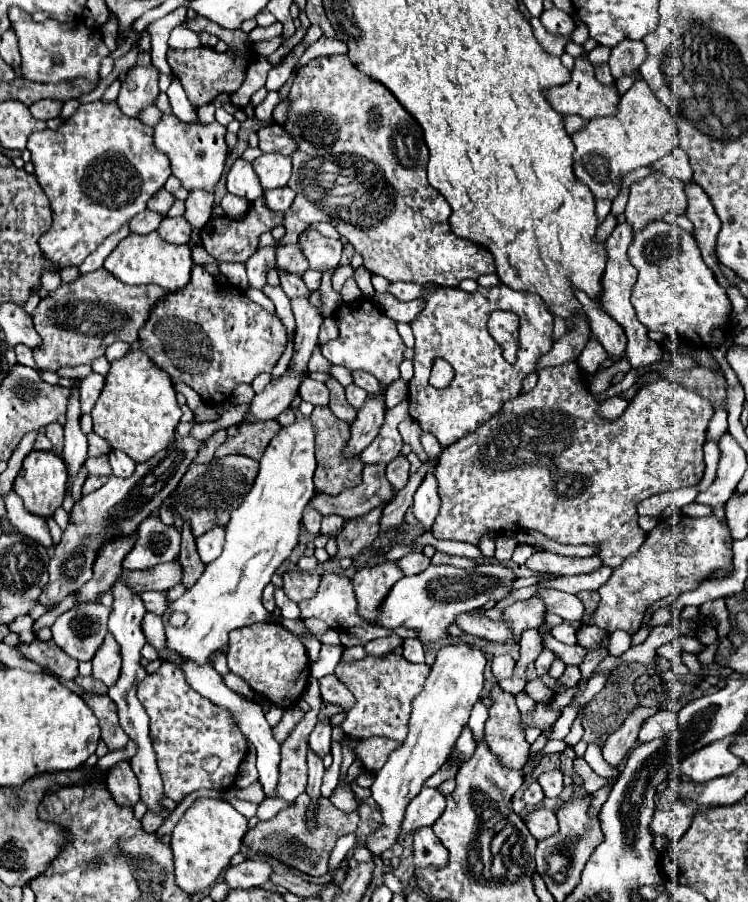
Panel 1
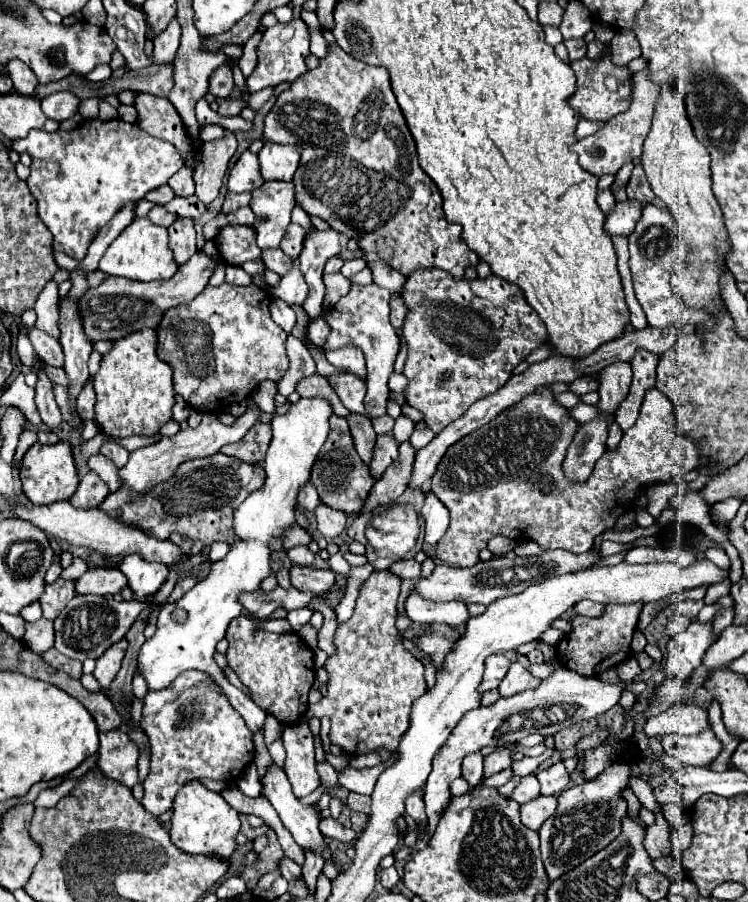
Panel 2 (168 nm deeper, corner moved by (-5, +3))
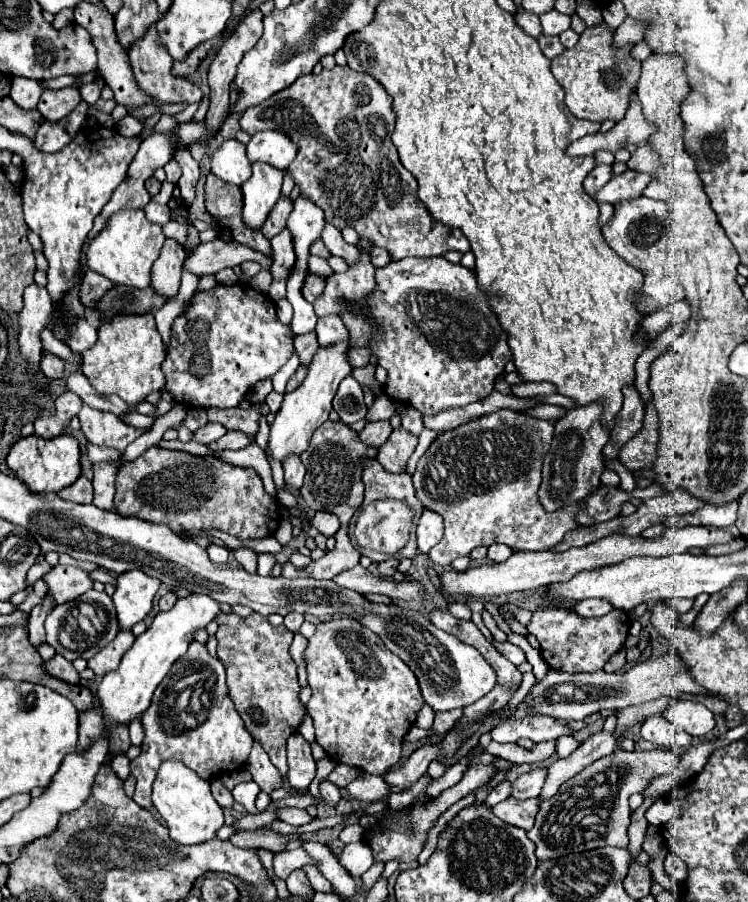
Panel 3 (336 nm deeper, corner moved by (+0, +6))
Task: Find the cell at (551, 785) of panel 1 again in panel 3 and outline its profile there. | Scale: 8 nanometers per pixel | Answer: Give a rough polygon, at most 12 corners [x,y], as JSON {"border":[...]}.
{"border":[[546,767],[532,769],[512,783],[512,797],[538,797]]}

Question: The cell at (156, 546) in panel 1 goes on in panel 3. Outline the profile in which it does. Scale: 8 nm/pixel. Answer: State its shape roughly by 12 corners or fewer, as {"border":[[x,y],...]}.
{"border":[[138,569],[118,575],[112,599],[120,629],[150,613],[160,581]]}

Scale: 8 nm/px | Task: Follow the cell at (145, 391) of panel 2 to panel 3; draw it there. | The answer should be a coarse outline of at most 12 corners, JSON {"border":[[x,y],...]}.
{"border":[[152,313],[114,317],[82,353],[82,373],[128,413],[164,389]]}

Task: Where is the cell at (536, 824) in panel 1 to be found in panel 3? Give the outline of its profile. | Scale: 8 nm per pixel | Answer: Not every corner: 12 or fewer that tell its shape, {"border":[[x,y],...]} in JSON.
{"border":[[540,797],[510,799],[494,805],[502,821],[530,831],[542,803]]}

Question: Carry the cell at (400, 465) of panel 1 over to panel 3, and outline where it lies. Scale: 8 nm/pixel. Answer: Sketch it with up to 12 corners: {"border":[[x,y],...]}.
{"border":[[394,429],[376,459],[388,473],[404,473],[418,439]]}

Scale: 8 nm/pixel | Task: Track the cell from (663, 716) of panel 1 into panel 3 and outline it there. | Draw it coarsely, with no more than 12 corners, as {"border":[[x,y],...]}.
{"border":[[678,699],[664,717],[692,737],[714,729],[712,711],[700,701]]}

